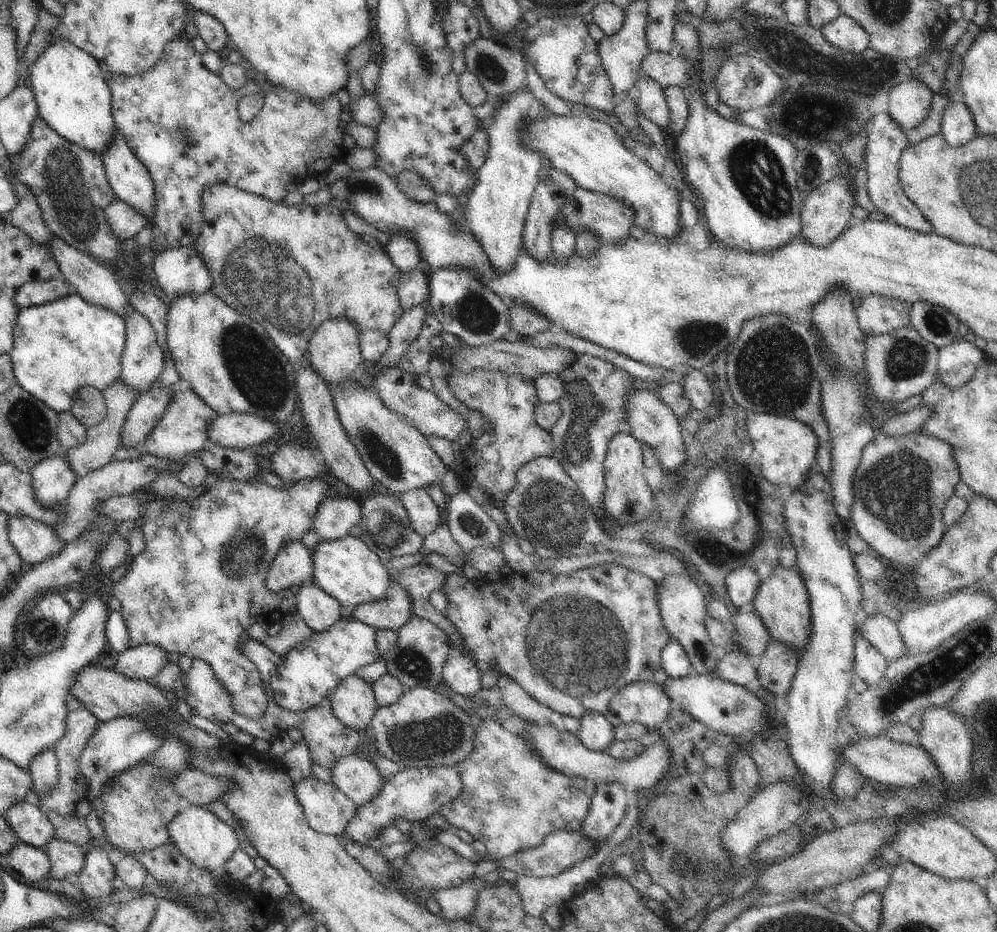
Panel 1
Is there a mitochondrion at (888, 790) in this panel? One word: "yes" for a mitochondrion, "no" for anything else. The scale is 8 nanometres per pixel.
no

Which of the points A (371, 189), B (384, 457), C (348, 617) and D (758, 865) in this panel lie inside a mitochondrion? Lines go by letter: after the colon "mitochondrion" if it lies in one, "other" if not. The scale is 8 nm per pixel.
A: mitochondrion
B: mitochondrion
C: other
D: other

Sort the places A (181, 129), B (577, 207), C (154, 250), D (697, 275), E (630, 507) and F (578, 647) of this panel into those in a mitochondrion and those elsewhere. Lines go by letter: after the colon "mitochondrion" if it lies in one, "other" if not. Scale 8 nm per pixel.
A: mitochondrion
B: mitochondrion
C: other
D: other
E: mitochondrion
F: mitochondrion

